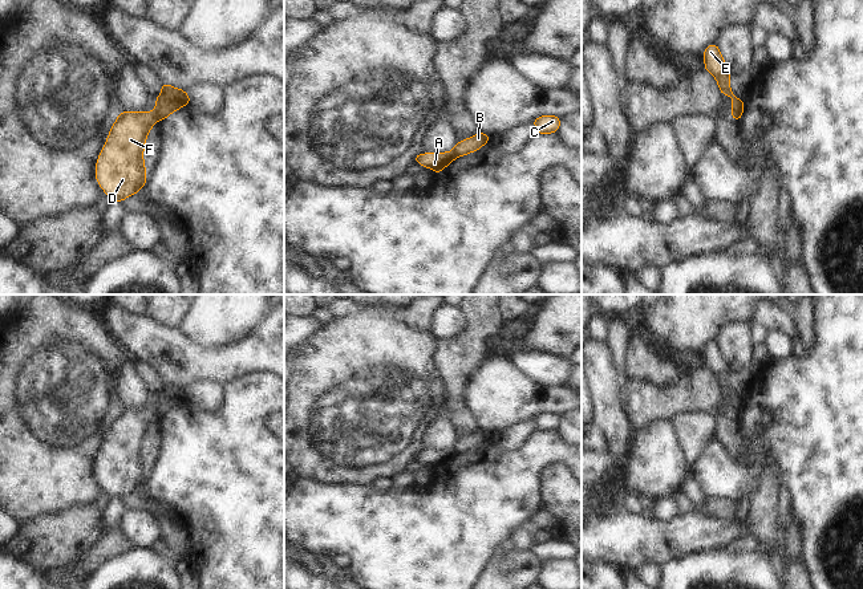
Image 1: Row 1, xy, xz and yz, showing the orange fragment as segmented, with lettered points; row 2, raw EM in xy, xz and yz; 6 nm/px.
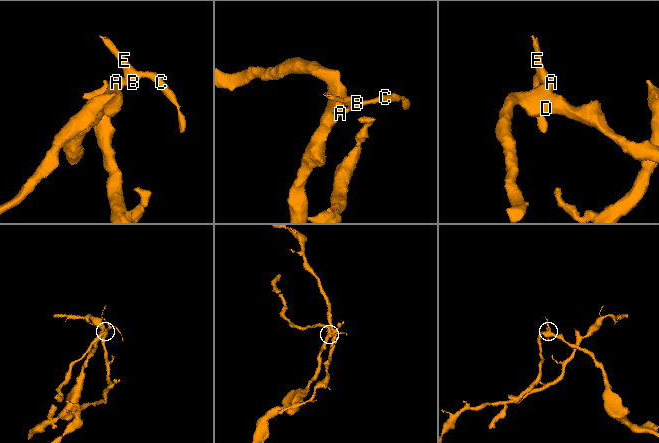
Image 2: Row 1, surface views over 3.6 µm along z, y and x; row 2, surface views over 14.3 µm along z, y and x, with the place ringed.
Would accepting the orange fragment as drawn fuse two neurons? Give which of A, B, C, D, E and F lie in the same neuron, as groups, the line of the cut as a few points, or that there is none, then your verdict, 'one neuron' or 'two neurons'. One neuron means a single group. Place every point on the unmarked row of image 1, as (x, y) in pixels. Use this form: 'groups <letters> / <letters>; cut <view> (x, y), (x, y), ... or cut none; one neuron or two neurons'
groups A D F / B C E; cut xy (154, 406), (158, 415); two neurons

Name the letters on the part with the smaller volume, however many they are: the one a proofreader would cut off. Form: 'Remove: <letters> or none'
Remove: B, C, E.

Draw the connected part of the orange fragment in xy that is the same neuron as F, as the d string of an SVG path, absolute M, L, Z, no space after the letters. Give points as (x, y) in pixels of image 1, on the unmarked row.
M155 406L150 410L122 409L112 423L106 440L96 460L96 476L114 499L122 499L146 482L143 444L150 426L157 419Z

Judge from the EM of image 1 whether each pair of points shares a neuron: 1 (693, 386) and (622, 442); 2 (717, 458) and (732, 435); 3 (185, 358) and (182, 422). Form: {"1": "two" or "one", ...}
{"1": "two", "2": "two", "3": "two"}

